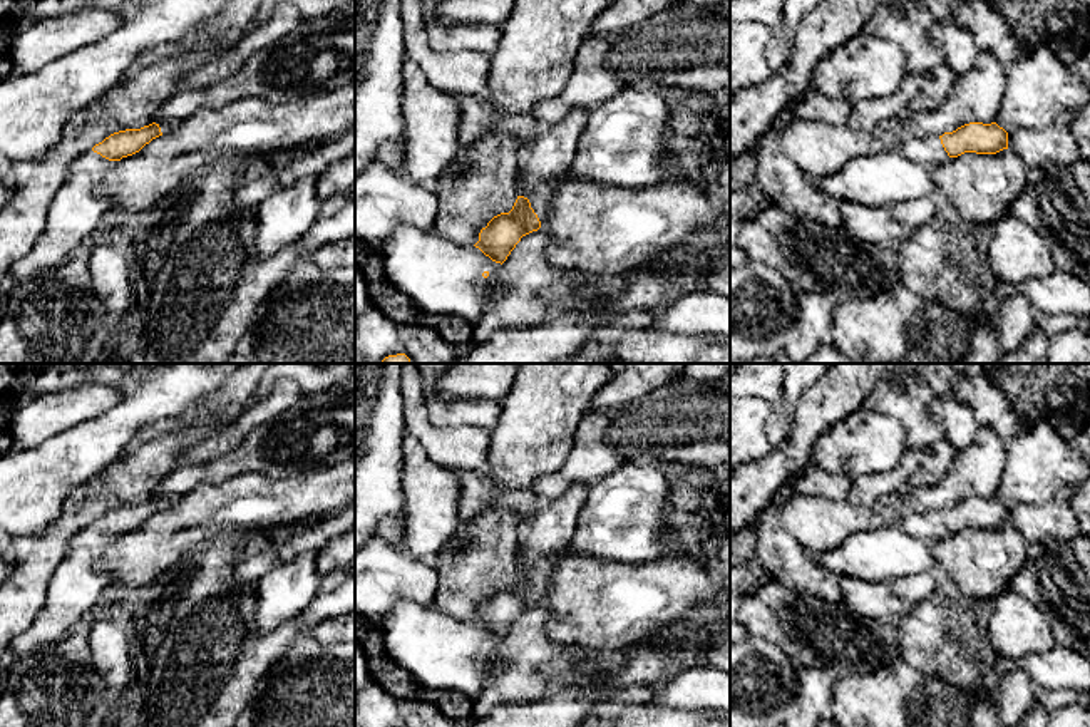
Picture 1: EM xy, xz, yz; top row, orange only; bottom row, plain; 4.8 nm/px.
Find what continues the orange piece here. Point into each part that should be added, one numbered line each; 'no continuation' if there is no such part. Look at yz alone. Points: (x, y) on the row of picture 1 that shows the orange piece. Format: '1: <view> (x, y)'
1: yz (928, 151)

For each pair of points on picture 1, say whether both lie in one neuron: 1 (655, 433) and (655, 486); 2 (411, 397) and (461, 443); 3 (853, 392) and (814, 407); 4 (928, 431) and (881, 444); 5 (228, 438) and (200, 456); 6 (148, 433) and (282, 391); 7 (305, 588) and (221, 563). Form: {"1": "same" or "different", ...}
{"1": "different", "2": "same", "3": "same", "4": "different", "5": "same", "6": "different", "7": "different"}

